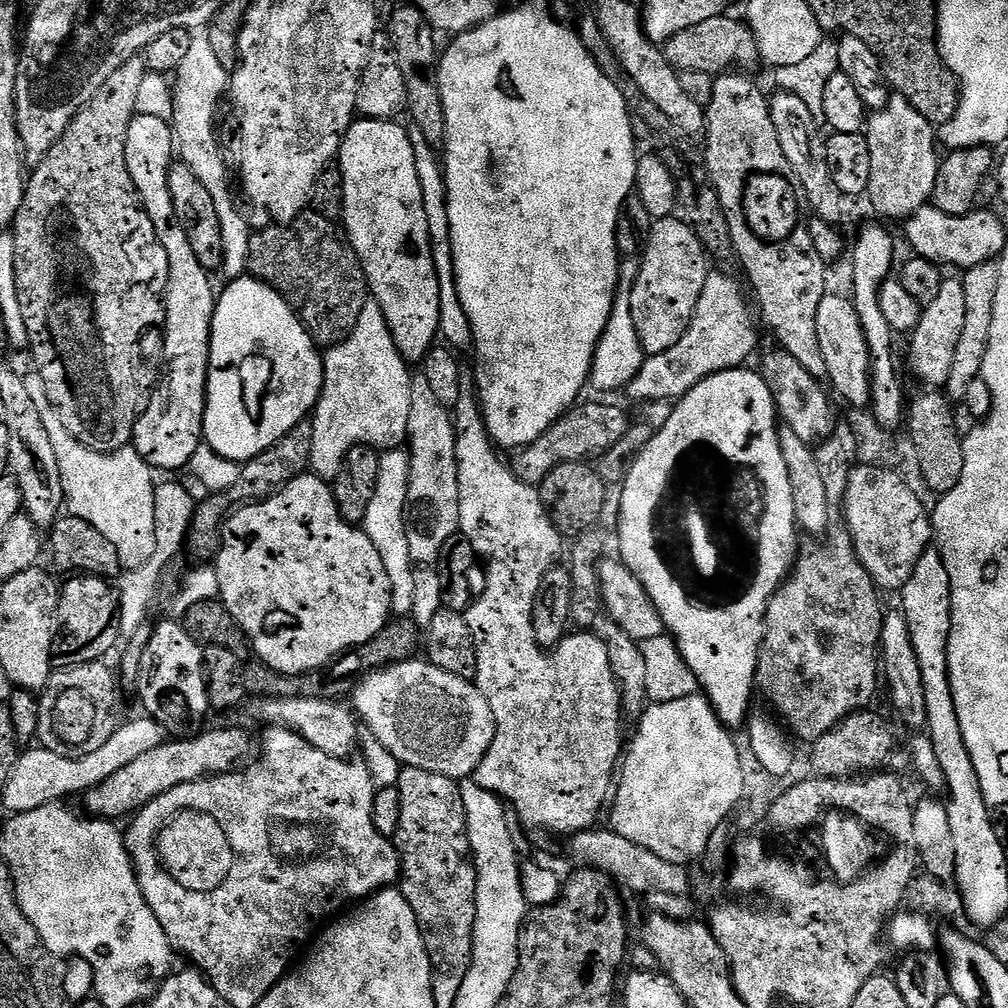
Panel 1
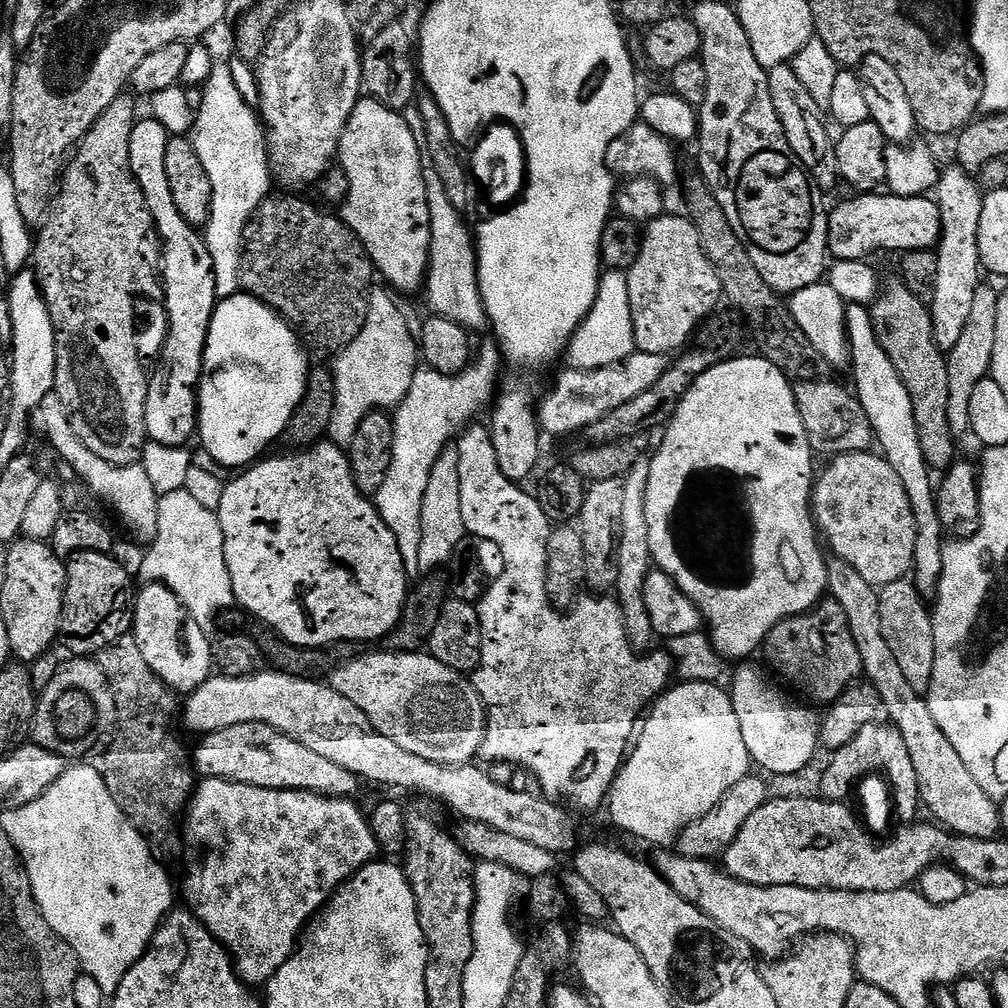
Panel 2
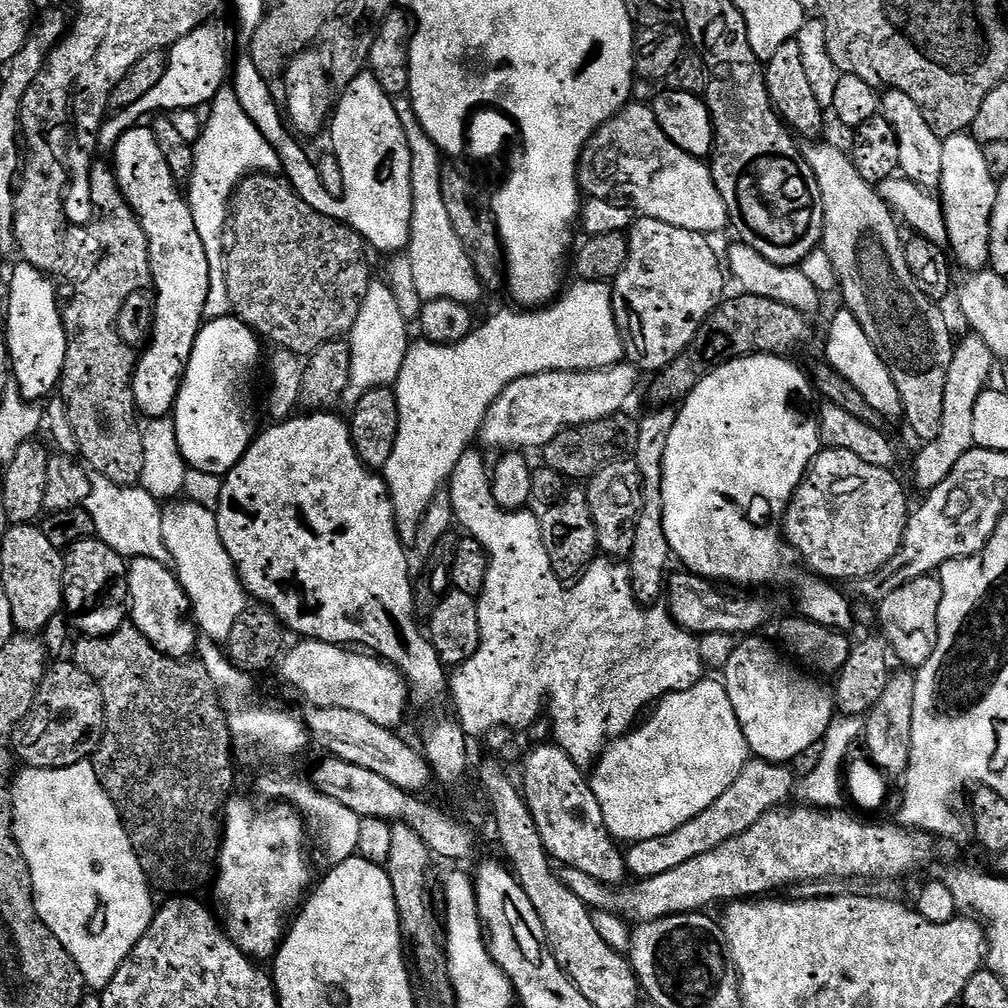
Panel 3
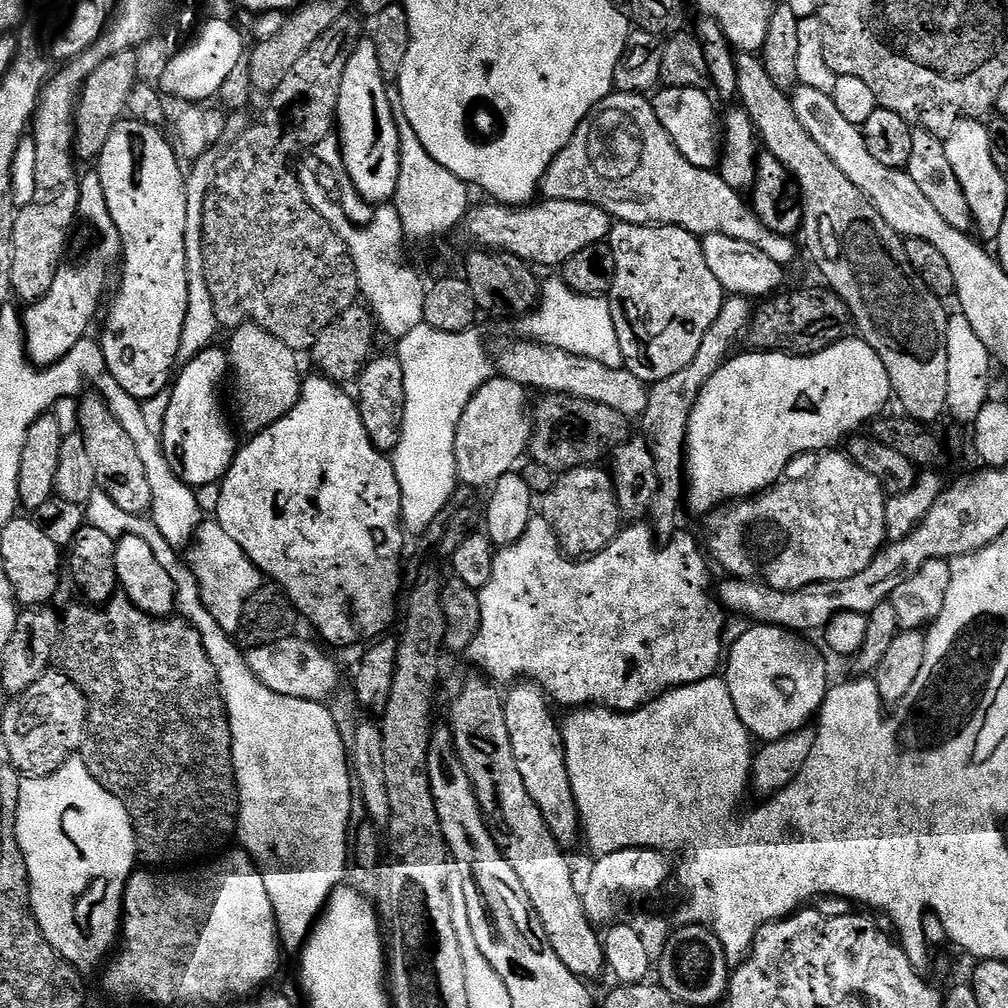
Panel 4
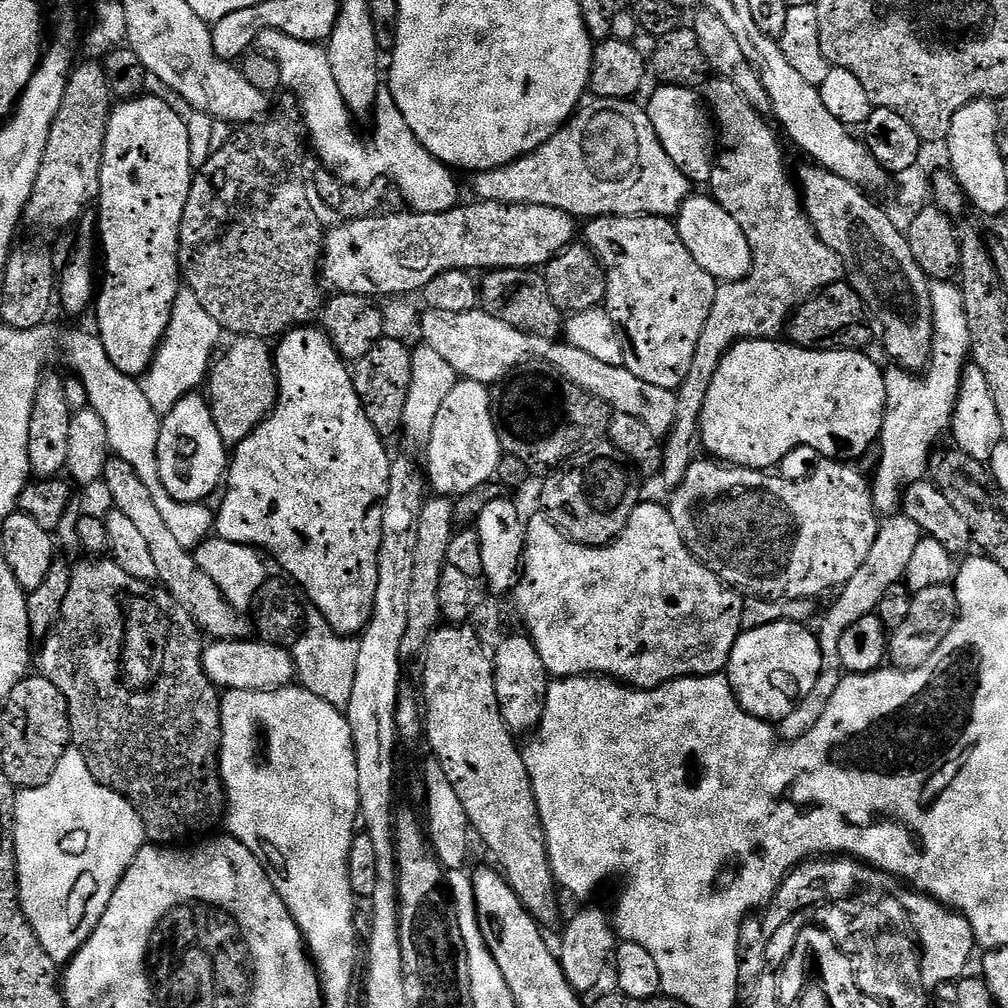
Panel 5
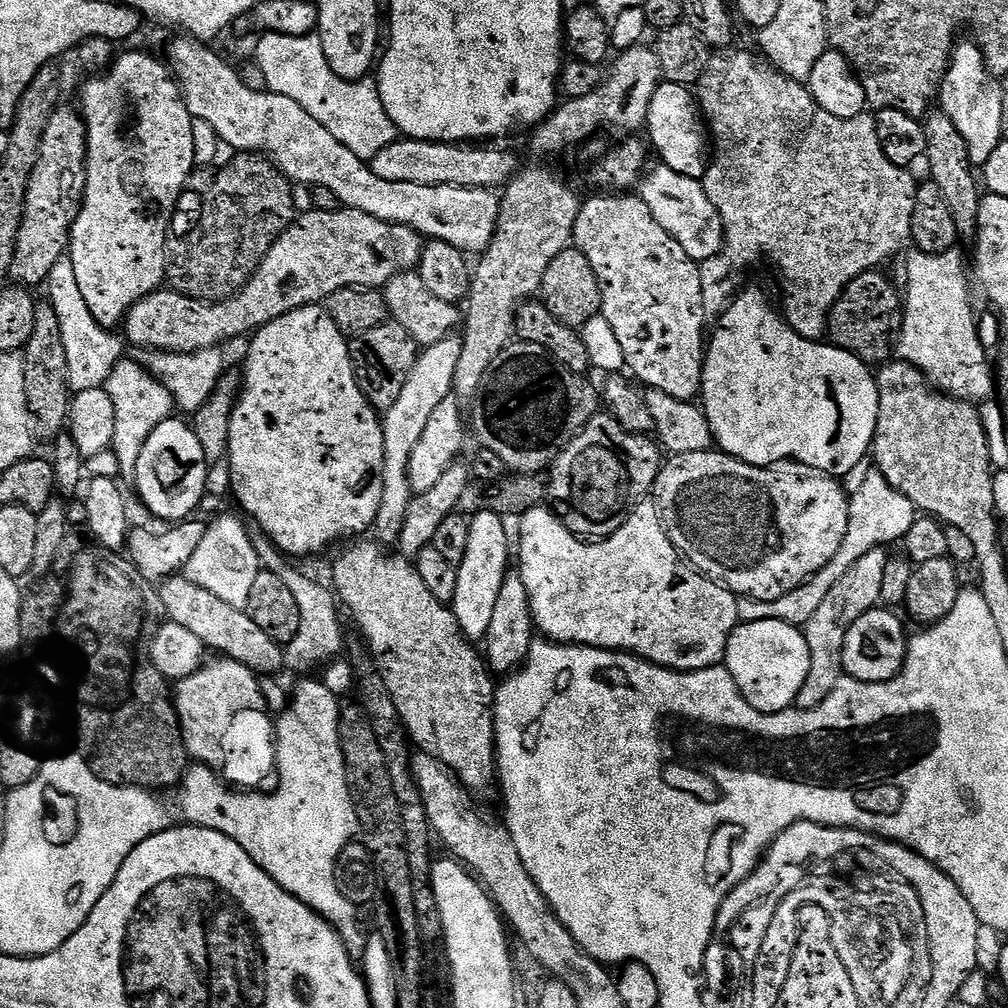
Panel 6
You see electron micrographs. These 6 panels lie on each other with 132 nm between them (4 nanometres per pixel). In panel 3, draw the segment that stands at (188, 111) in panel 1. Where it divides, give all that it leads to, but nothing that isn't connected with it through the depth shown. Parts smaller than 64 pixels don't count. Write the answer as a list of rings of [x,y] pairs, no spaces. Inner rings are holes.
[[[230,86],[220,88],[211,100],[204,120],[204,131],[194,145],[193,170],[186,181],[186,199],[198,238],[206,246],[206,262],[210,268],[210,290],[206,294],[204,317],[217,320],[231,313],[232,303],[226,290],[226,229],[230,224],[230,201],[240,181],[253,174],[276,174],[281,171],[278,154],[246,116]]]

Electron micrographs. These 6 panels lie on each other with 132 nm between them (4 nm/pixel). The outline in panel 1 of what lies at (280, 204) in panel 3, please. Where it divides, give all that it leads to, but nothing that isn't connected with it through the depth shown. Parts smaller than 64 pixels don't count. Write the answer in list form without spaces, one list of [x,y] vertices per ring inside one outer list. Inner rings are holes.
[[[305,210],[288,224],[273,223],[268,227],[272,228],[257,231],[252,237],[248,272],[263,284],[269,284],[295,310],[317,346],[327,350],[342,343],[352,333],[354,326],[358,326],[358,314],[362,314],[362,306],[370,299],[370,293],[360,257],[352,249],[341,225],[335,220],[322,218],[317,212]]]

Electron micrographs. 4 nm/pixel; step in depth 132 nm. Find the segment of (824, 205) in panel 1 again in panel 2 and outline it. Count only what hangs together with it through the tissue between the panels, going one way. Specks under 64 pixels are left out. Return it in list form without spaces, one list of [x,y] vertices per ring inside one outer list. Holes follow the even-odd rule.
[[[791,63],[780,64],[777,68],[771,69],[768,72],[768,85],[774,110],[782,124],[784,141],[788,143],[796,163],[808,173],[817,189],[834,187],[838,184],[836,153],[833,141],[831,139],[828,141],[828,128],[824,125],[825,117],[822,115],[822,109],[816,105],[814,98],[810,98],[806,86],[798,82],[798,76],[794,74]]]

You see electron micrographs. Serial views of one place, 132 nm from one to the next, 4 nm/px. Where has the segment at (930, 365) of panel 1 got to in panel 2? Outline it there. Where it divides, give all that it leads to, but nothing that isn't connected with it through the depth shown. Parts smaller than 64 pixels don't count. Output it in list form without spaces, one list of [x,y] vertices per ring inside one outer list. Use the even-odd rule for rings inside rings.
[[[958,166],[944,168],[939,173],[939,180],[934,189],[934,199],[937,208],[940,209],[940,242],[935,249],[938,258],[938,282],[930,301],[930,311],[932,314],[932,334],[936,340],[936,345],[941,350],[950,350],[958,346],[958,338],[962,338],[962,326],[966,326],[966,318],[970,318],[970,309],[974,303],[976,289],[981,287],[980,272],[980,251],[978,250],[978,226],[982,218],[982,206],[984,196],[978,187],[977,181],[968,175]]]

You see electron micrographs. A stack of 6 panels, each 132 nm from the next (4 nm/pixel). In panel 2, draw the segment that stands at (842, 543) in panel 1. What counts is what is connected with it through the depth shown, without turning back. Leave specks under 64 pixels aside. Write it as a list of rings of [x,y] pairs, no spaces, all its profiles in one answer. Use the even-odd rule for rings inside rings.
[[[817,606],[802,616],[782,620],[762,645],[768,664],[789,684],[816,704],[831,706],[857,683],[861,675],[860,655],[844,615],[835,606]]]

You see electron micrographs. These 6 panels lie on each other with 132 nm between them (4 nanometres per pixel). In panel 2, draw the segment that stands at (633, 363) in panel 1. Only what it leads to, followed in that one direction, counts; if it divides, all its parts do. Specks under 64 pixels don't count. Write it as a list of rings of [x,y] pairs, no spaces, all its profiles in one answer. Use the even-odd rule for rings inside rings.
[[[605,271],[600,277],[600,288],[596,292],[596,300],[592,308],[568,343],[567,367],[578,372],[598,370],[622,362],[634,351],[636,351],[636,339],[630,314],[627,275],[622,272]]]

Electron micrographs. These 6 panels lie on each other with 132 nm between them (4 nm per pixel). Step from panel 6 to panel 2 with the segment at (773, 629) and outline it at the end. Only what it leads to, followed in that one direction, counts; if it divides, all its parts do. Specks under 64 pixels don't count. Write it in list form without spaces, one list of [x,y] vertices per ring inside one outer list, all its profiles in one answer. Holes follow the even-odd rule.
[[[740,666],[732,676],[730,712],[748,751],[748,760],[765,768],[772,776],[798,774],[818,752],[818,720],[804,708],[791,704],[772,684],[767,684],[752,668]]]

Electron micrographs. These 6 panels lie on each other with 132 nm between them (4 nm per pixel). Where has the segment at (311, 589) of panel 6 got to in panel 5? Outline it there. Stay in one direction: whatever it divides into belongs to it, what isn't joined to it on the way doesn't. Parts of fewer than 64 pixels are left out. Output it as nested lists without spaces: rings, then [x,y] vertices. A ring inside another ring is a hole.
[[[312,608],[303,615],[301,634],[293,644],[292,653],[293,667],[301,687],[310,690],[315,697],[322,698],[336,709],[347,711],[351,691],[354,690],[358,642],[337,634],[320,612]]]

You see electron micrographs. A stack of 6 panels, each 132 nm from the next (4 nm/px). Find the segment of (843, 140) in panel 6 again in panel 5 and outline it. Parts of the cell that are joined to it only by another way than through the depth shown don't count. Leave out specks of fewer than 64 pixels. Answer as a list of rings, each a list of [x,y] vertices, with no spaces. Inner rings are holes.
[[[709,79],[708,83],[703,85],[702,96],[706,101],[707,111],[714,121],[715,131],[718,133],[718,155],[712,167],[710,195],[720,203],[722,210],[726,210],[726,214],[730,214],[730,218],[734,218],[734,222],[738,222],[742,234],[746,234],[752,251],[752,269],[746,278],[730,280],[717,287],[714,306],[710,306],[710,318],[706,318],[706,326],[702,326],[702,334],[698,337],[698,346],[694,346],[694,362],[690,362],[690,374],[686,374],[679,388],[675,389],[678,414],[674,418],[674,426],[663,441],[662,481],[664,480],[668,490],[674,490],[680,485],[682,478],[686,478],[686,470],[690,470],[693,460],[697,459],[702,406],[706,406],[706,394],[710,394],[710,382],[714,382],[714,374],[718,374],[718,366],[724,355],[741,340],[777,339],[785,331],[792,313],[801,304],[823,292],[826,286],[841,283],[845,275],[838,254],[830,250],[826,242],[818,239],[814,226],[804,213],[802,197],[793,177],[792,180],[788,177],[788,168],[784,165],[781,137],[771,123],[768,125],[764,121],[765,113],[750,106],[750,102],[746,102],[746,98],[742,98],[739,90],[728,80]]]

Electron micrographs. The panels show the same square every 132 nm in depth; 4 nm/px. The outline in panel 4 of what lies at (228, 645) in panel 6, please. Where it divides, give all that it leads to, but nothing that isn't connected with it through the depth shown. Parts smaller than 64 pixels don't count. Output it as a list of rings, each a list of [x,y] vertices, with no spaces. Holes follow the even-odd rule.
[[[85,395],[79,401],[78,434],[86,442],[86,454],[94,466],[97,489],[107,494],[120,509],[126,510],[126,514],[143,516],[152,507],[150,478],[146,478],[146,466],[142,466],[142,458],[130,439],[130,434],[122,430],[122,422],[118,422],[103,396],[91,395]]]

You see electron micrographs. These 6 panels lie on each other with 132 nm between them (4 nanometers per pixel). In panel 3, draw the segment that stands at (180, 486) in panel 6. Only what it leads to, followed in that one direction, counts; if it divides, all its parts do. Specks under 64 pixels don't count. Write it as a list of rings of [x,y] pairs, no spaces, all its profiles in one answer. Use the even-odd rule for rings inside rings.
[[[232,314],[201,327],[174,409],[178,446],[188,468],[225,477],[251,446],[254,431],[248,417],[248,387],[260,364],[260,344],[254,329]]]

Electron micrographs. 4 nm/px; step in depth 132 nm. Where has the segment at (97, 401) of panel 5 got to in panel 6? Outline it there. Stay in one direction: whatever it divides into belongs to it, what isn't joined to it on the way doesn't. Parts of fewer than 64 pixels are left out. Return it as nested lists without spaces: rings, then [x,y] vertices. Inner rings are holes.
[[[124,358],[113,368],[106,383],[106,391],[110,402],[114,402],[114,438],[112,439],[111,455],[116,455],[116,464],[120,472],[128,478],[135,477],[138,458],[142,454],[142,446],[154,434],[154,430],[174,412],[172,396],[145,369],[132,358]],[[224,516],[221,520],[214,521],[209,526],[208,533],[201,540],[199,537],[195,541],[182,572],[190,583],[197,584],[202,590],[214,594],[214,598],[222,598],[222,602],[235,608],[247,609],[250,590],[254,587],[254,578],[258,578],[262,569],[258,554],[255,553],[248,537],[249,529],[245,521],[240,520]]]

